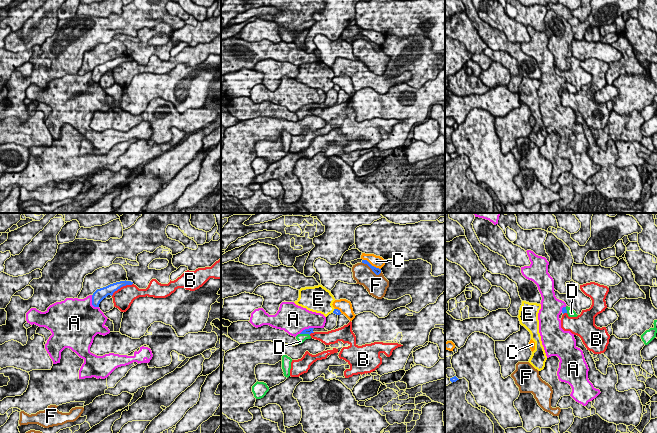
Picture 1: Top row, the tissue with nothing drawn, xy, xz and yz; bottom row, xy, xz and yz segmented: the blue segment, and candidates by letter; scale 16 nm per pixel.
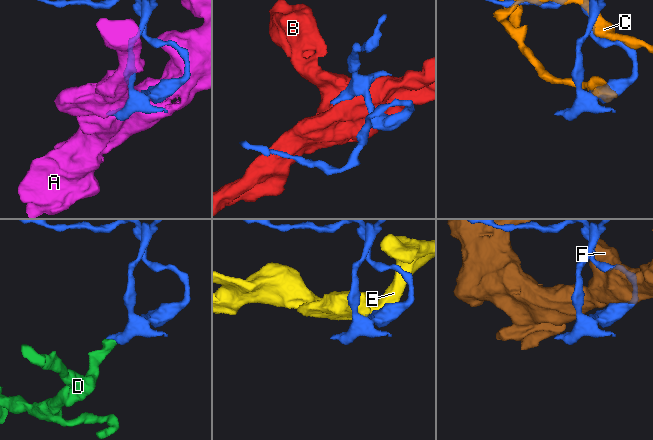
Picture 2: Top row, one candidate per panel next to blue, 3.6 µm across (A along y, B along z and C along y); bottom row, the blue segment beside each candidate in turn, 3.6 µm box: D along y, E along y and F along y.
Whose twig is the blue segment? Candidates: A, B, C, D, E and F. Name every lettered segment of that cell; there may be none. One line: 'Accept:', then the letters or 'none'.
Accept: D

